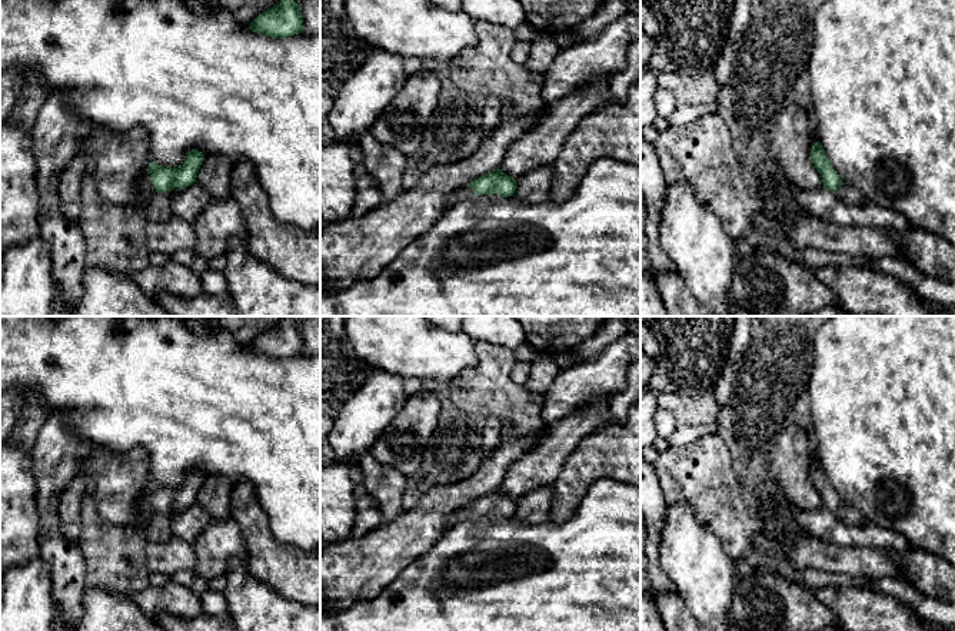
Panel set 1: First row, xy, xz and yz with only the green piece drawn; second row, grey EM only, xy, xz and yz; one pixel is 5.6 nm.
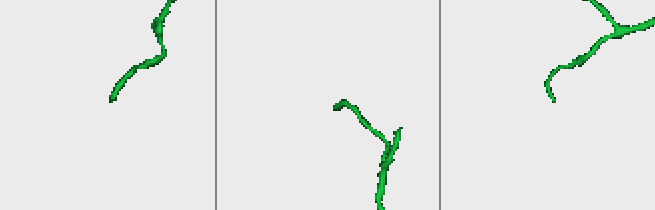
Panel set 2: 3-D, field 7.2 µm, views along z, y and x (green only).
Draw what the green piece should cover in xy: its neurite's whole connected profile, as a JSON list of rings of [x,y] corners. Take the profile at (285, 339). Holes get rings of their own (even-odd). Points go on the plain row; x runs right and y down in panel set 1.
[[[284,316],[277,325],[260,333],[249,349],[273,359],[299,355],[303,349],[300,326],[290,316]]]

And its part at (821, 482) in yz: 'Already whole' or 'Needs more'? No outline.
Needs more

